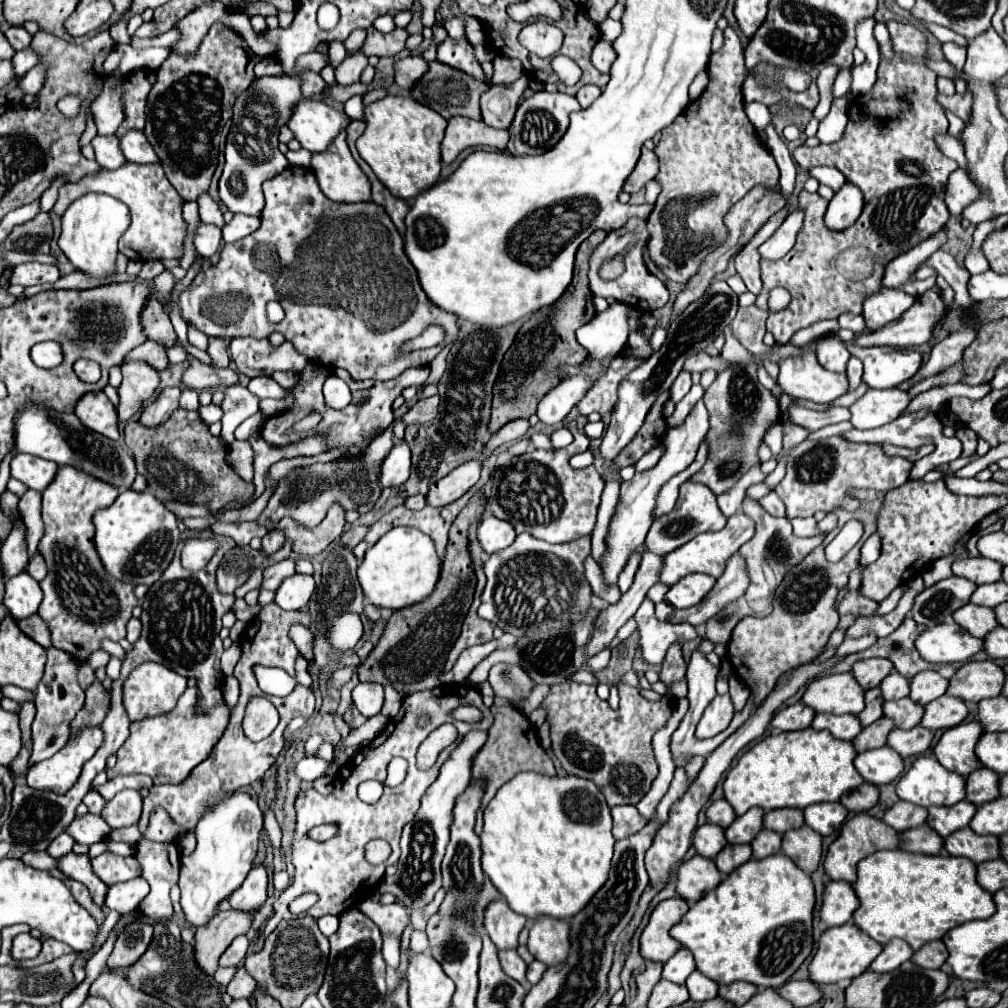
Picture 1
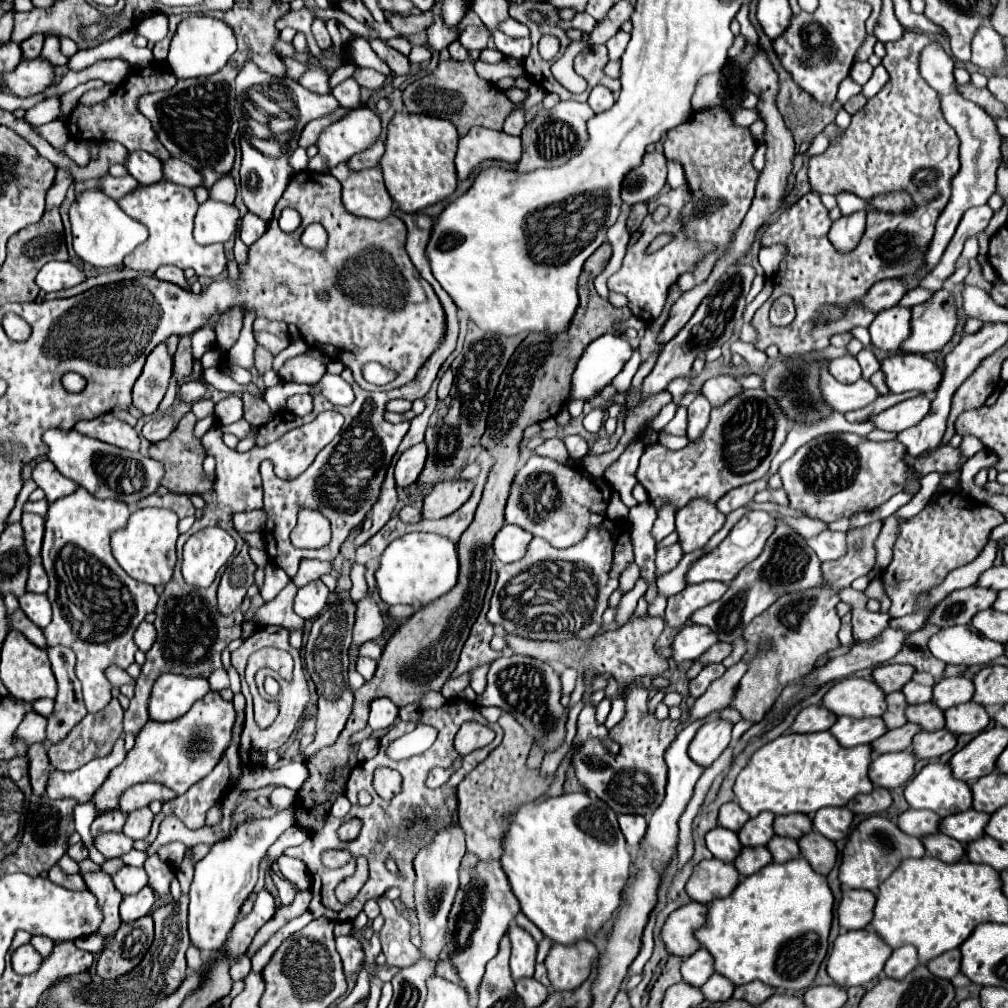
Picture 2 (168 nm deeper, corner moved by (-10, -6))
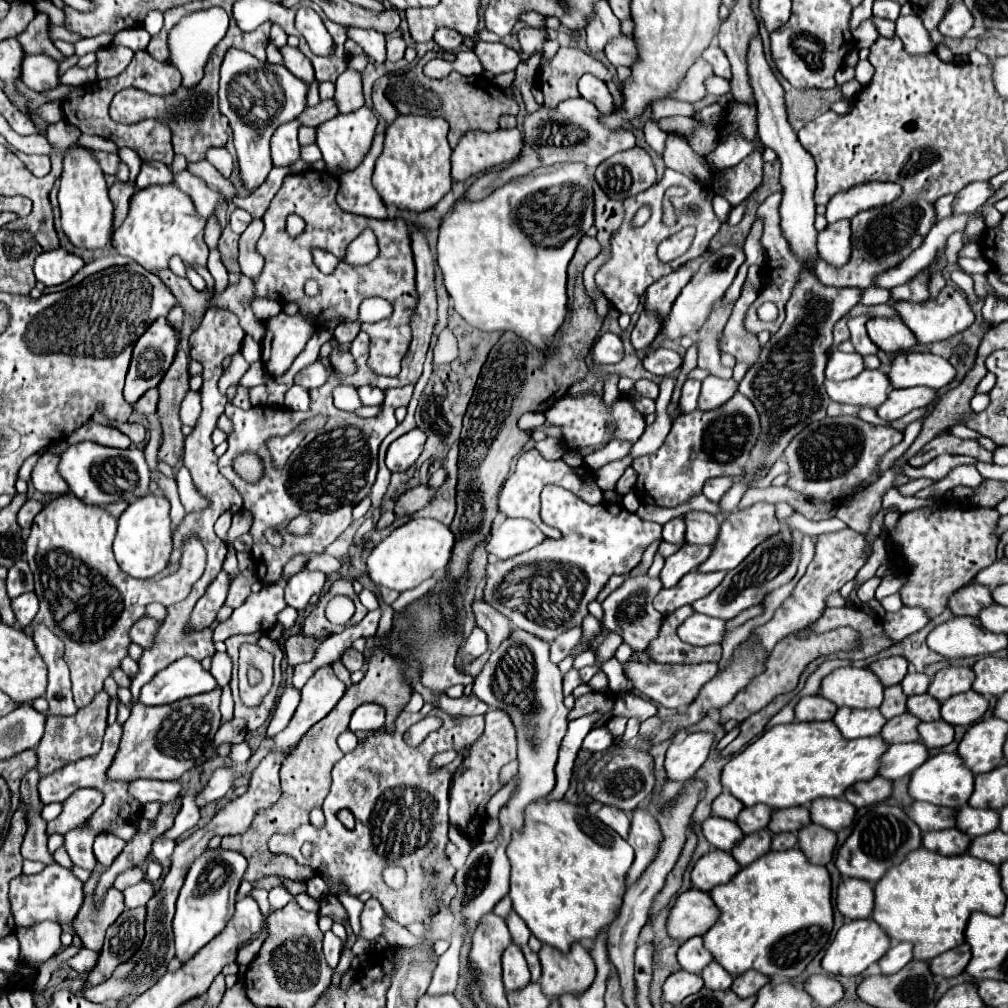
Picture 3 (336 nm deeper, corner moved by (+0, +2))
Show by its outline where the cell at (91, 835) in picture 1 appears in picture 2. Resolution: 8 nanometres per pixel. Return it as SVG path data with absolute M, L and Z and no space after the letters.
M109 832L109 834L101 834L97 840L95 840L95 848L107 858L121 858L123 854L131 852L133 848L133 840L125 834L115 834L115 832Z

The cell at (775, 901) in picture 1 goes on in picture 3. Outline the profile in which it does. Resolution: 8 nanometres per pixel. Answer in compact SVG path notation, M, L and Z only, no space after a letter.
M799 848L767 852L753 864L741 868L741 872L735 874L729 884L715 886L709 896L719 908L719 920L703 934L703 944L713 954L715 962L719 962L731 976L739 976L747 970L757 970L769 978L797 978L815 958L815 954L829 942L833 928L831 878L825 866L809 864Z

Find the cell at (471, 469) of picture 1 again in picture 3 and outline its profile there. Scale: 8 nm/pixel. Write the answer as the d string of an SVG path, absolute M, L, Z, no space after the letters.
M419 484L419 486L403 492L397 498L397 502L395 502L395 514L397 516L415 514L423 506L431 504L431 500L435 500L435 490L431 486L427 486L427 484Z

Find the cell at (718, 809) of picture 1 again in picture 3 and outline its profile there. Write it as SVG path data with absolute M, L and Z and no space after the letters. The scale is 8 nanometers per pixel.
M725 790L725 792L721 792L721 794L713 800L711 810L713 810L713 816L727 818L727 820L735 820L737 814L743 810L743 804Z

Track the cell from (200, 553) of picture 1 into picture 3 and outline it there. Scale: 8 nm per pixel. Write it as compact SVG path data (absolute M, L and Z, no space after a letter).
M67 492L43 506L25 542L27 562L35 574L35 594L41 608L23 632L33 634L39 624L47 624L47 628L65 642L65 662L71 670L73 698L79 708L87 706L93 696L103 690L105 678L127 656L131 642L127 632L145 616L147 604L161 602L163 606L171 606L185 600L193 584L203 576L207 564L203 542L197 536L189 536L183 542L183 556L177 572L157 582L131 578L121 572L115 562L111 550L115 532L115 516L107 514L101 506L87 506Z

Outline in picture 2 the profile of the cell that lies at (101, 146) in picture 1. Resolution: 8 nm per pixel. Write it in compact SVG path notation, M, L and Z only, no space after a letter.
M129 152L129 160L125 162L125 166L127 166L129 174L133 178L137 178L137 182L143 186L165 180L161 160L149 152Z

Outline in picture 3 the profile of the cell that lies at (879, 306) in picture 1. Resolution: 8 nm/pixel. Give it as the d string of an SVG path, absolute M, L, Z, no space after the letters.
M893 316L893 318L871 318L867 322L867 332L869 332L869 338L883 352L889 352L889 354L911 350L917 344L913 332L897 316Z

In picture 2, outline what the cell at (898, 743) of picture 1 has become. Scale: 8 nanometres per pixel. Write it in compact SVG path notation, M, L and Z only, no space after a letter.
M943 728L937 732L925 732L925 730L919 732L913 738L911 750L917 758L937 758L943 756L945 752L951 752L955 746L957 746L957 736Z

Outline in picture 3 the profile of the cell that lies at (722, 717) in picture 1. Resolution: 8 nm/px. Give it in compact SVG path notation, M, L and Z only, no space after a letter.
M691 732L683 740L673 742L667 750L665 760L669 780L683 782L691 778L699 770L699 766L707 760L711 744L713 744L711 732Z

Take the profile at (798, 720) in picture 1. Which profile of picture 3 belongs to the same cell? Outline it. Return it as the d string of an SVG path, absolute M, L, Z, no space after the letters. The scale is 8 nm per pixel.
M805 696L795 706L795 718L799 722L813 720L831 720L837 712L837 706L823 696Z

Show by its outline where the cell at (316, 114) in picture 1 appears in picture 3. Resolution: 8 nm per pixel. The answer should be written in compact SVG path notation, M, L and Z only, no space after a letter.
M363 106L355 112L349 114L339 114L335 118L331 118L329 122L317 126L317 146L323 154L323 160L327 164L327 170L335 170L335 168L347 168L353 170L355 166L361 164L363 156L369 152L371 142L373 142L373 134L377 128L377 118L373 114L371 108Z

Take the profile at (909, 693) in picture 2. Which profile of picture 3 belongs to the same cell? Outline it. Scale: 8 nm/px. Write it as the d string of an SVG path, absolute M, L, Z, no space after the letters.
M909 672L903 680L901 680L901 688L905 692L905 696L915 696L915 694L925 694L929 686L929 678L927 674L921 672Z

